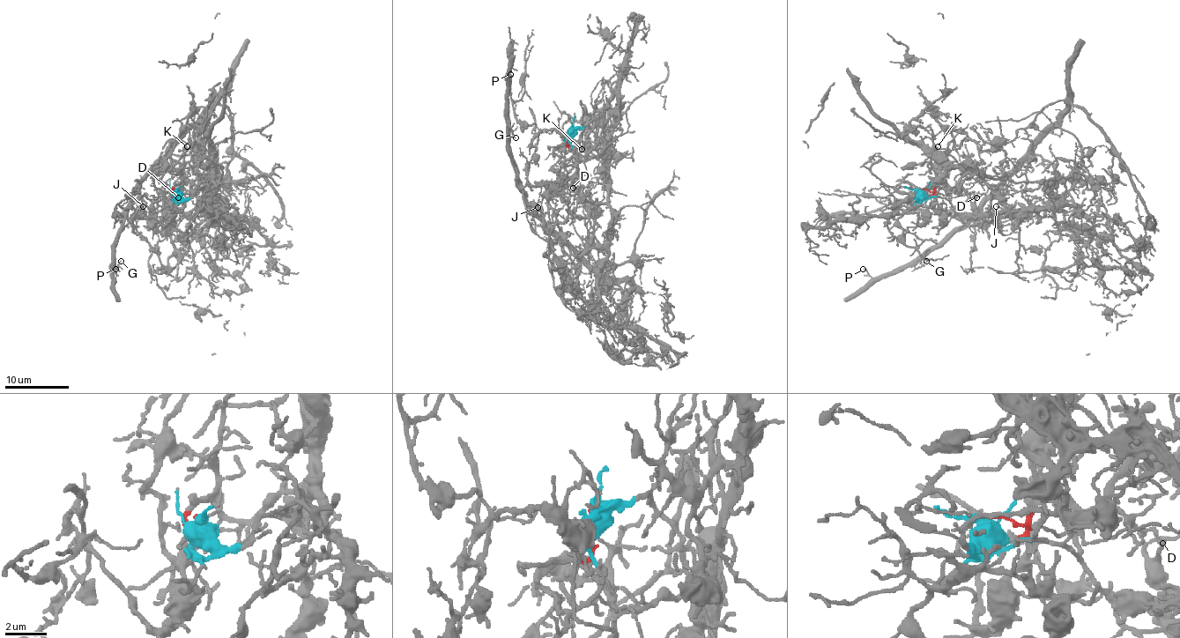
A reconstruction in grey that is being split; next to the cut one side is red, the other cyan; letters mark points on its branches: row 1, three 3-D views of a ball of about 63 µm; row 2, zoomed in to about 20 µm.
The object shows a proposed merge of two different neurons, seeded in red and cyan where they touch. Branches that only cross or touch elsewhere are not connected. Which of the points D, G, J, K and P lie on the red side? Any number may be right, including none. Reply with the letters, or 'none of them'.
D, K

